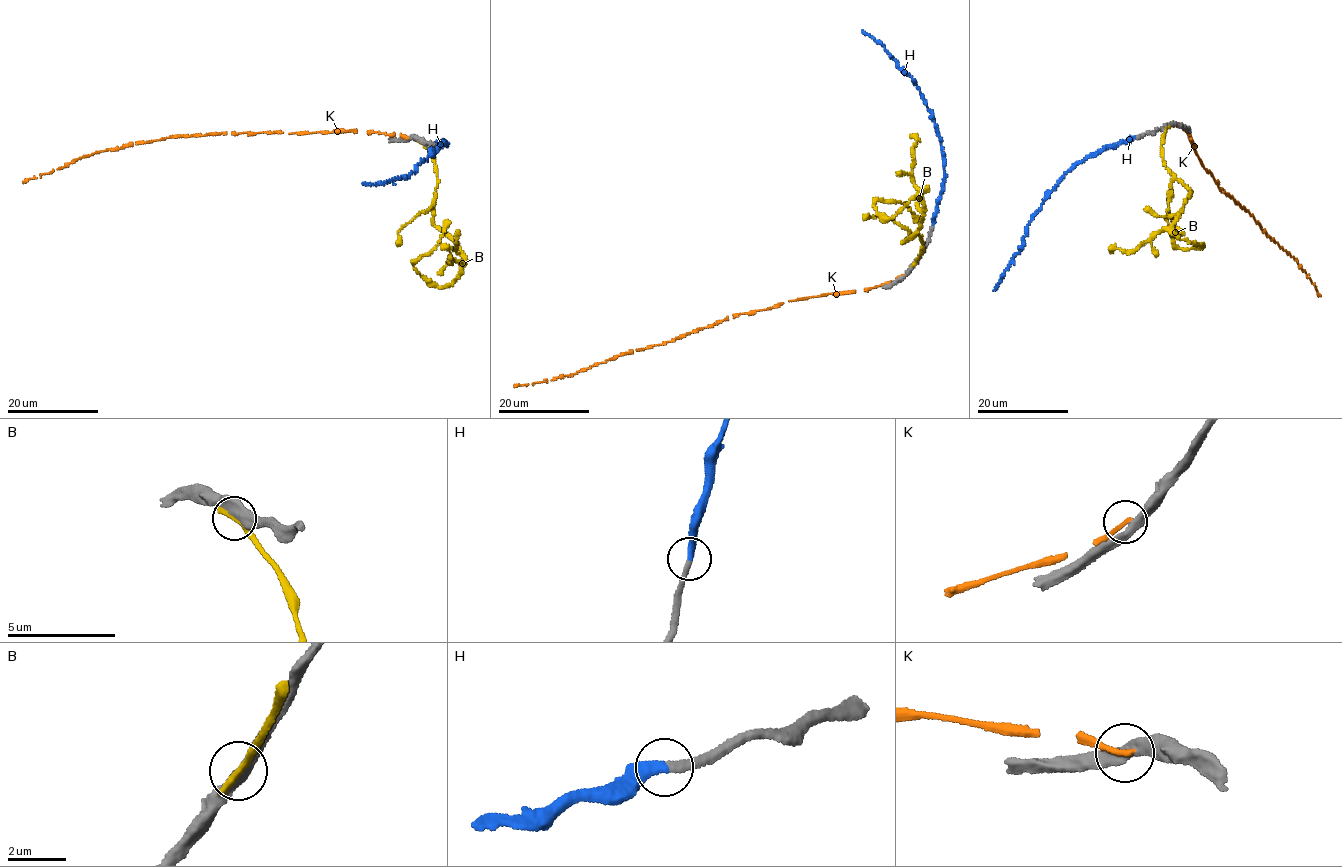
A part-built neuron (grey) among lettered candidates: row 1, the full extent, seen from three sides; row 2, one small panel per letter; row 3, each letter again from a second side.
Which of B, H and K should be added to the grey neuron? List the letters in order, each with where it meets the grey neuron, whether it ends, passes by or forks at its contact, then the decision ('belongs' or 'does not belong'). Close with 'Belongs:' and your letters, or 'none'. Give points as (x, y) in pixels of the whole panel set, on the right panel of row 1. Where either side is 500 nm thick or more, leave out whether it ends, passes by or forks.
B: meets grey at (1167, 128); it ends there; does not belong
H: meets grey at (1134, 138); it ends there; belongs
K: meets grey at (1176, 125); it ends there; does not belong
Belongs: H

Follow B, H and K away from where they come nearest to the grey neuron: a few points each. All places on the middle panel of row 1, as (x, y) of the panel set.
B: (915, 262), (920, 234), (901, 242), (918, 229), (920, 197), (888, 218), (875, 201), (901, 202), (918, 221)
H: (933, 224), (944, 175), (939, 135), (932, 113), (911, 78), (879, 42), (861, 31)
K: (903, 274), (897, 280), (865, 289), (797, 298), (768, 309), (727, 317), (709, 327), (576, 372), (515, 386)

